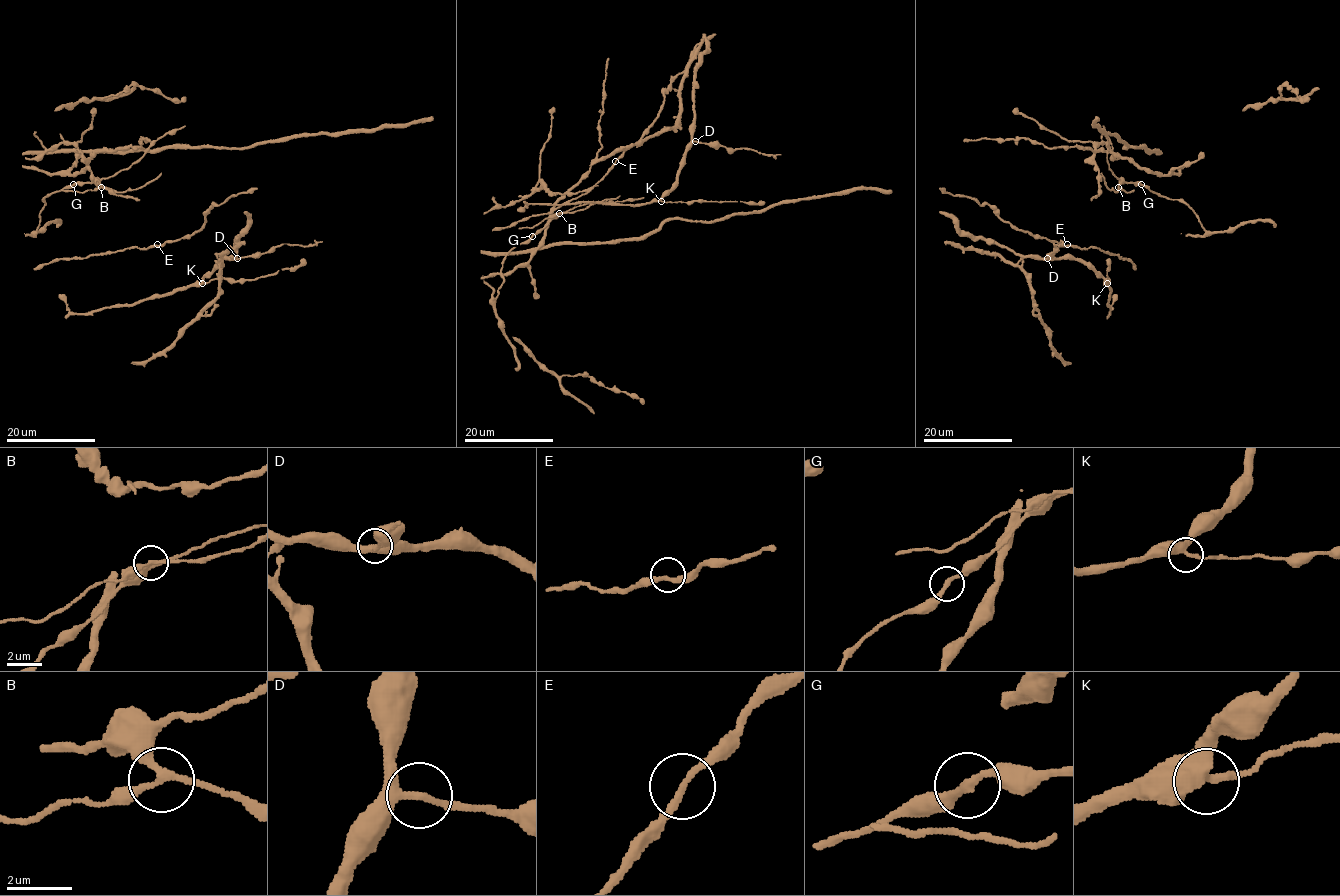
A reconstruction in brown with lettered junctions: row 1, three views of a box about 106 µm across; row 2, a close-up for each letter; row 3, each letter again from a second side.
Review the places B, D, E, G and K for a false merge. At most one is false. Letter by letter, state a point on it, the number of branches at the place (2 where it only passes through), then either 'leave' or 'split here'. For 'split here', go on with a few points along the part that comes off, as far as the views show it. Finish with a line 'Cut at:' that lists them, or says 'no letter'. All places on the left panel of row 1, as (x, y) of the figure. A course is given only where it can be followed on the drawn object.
B: (101, 187) | 3 | split here | (101, 186), (83, 192), (60, 190)
D: (237, 258) | 3 | leave
E: (157, 244) | 2 | leave
G: (73, 184) | 2 | leave
K: (202, 283) | 3 | leave
Cut at: B

